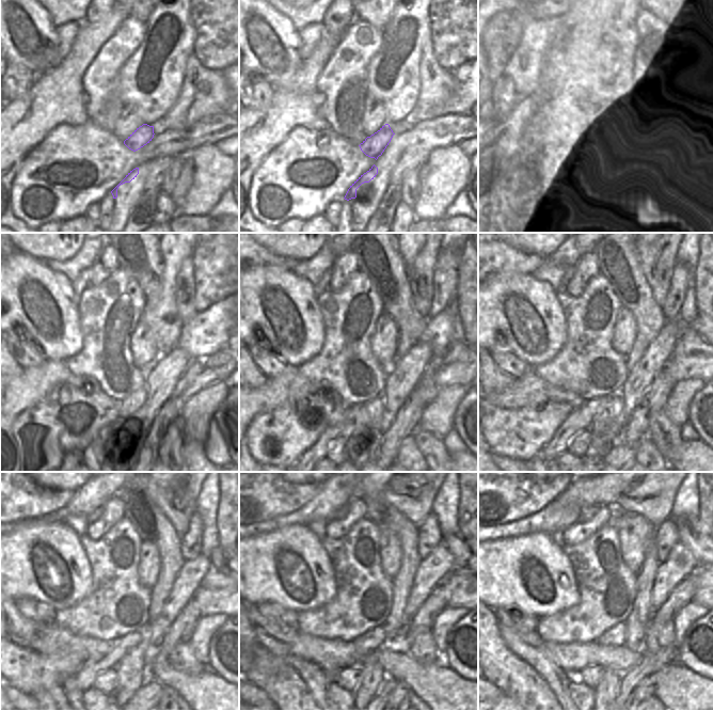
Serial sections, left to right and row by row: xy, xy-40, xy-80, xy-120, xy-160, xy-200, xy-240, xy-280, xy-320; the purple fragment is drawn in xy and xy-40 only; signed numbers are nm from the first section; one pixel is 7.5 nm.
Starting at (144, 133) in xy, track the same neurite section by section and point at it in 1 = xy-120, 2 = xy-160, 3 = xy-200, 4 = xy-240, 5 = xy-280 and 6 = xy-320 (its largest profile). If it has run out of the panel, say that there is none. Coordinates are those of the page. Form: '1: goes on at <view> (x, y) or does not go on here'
1: goes on at xy-120 (129, 409)
2: goes on at xy-160 (369, 414)
3: goes on at xy-200 (609, 425)
4: goes on at xy-240 (132, 670)
5: goes on at xy-280 (373, 675)
6: goes on at xy-320 (607, 689)

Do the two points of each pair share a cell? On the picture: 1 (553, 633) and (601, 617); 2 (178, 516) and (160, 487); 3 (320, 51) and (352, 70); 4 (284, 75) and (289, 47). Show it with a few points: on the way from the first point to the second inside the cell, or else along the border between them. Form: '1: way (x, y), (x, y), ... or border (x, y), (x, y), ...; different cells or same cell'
1: way (565, 627), (585, 622), (589, 618); same cell
2: way (178, 508), (178, 505), (168, 494); same cell
3: border (341, 34), (341, 40), (317, 79); different cells
4: way (285, 68), (286, 53); same cell

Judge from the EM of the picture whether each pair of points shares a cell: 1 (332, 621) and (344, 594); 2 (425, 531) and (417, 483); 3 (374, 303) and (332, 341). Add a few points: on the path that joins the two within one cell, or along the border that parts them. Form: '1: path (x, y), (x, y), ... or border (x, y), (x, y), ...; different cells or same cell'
1: path (338, 615), (344, 610), (344, 600); same cell
2: border (431, 512), (417, 526); different cells
3: path (363, 316), (363, 320), (345, 338); same cell

